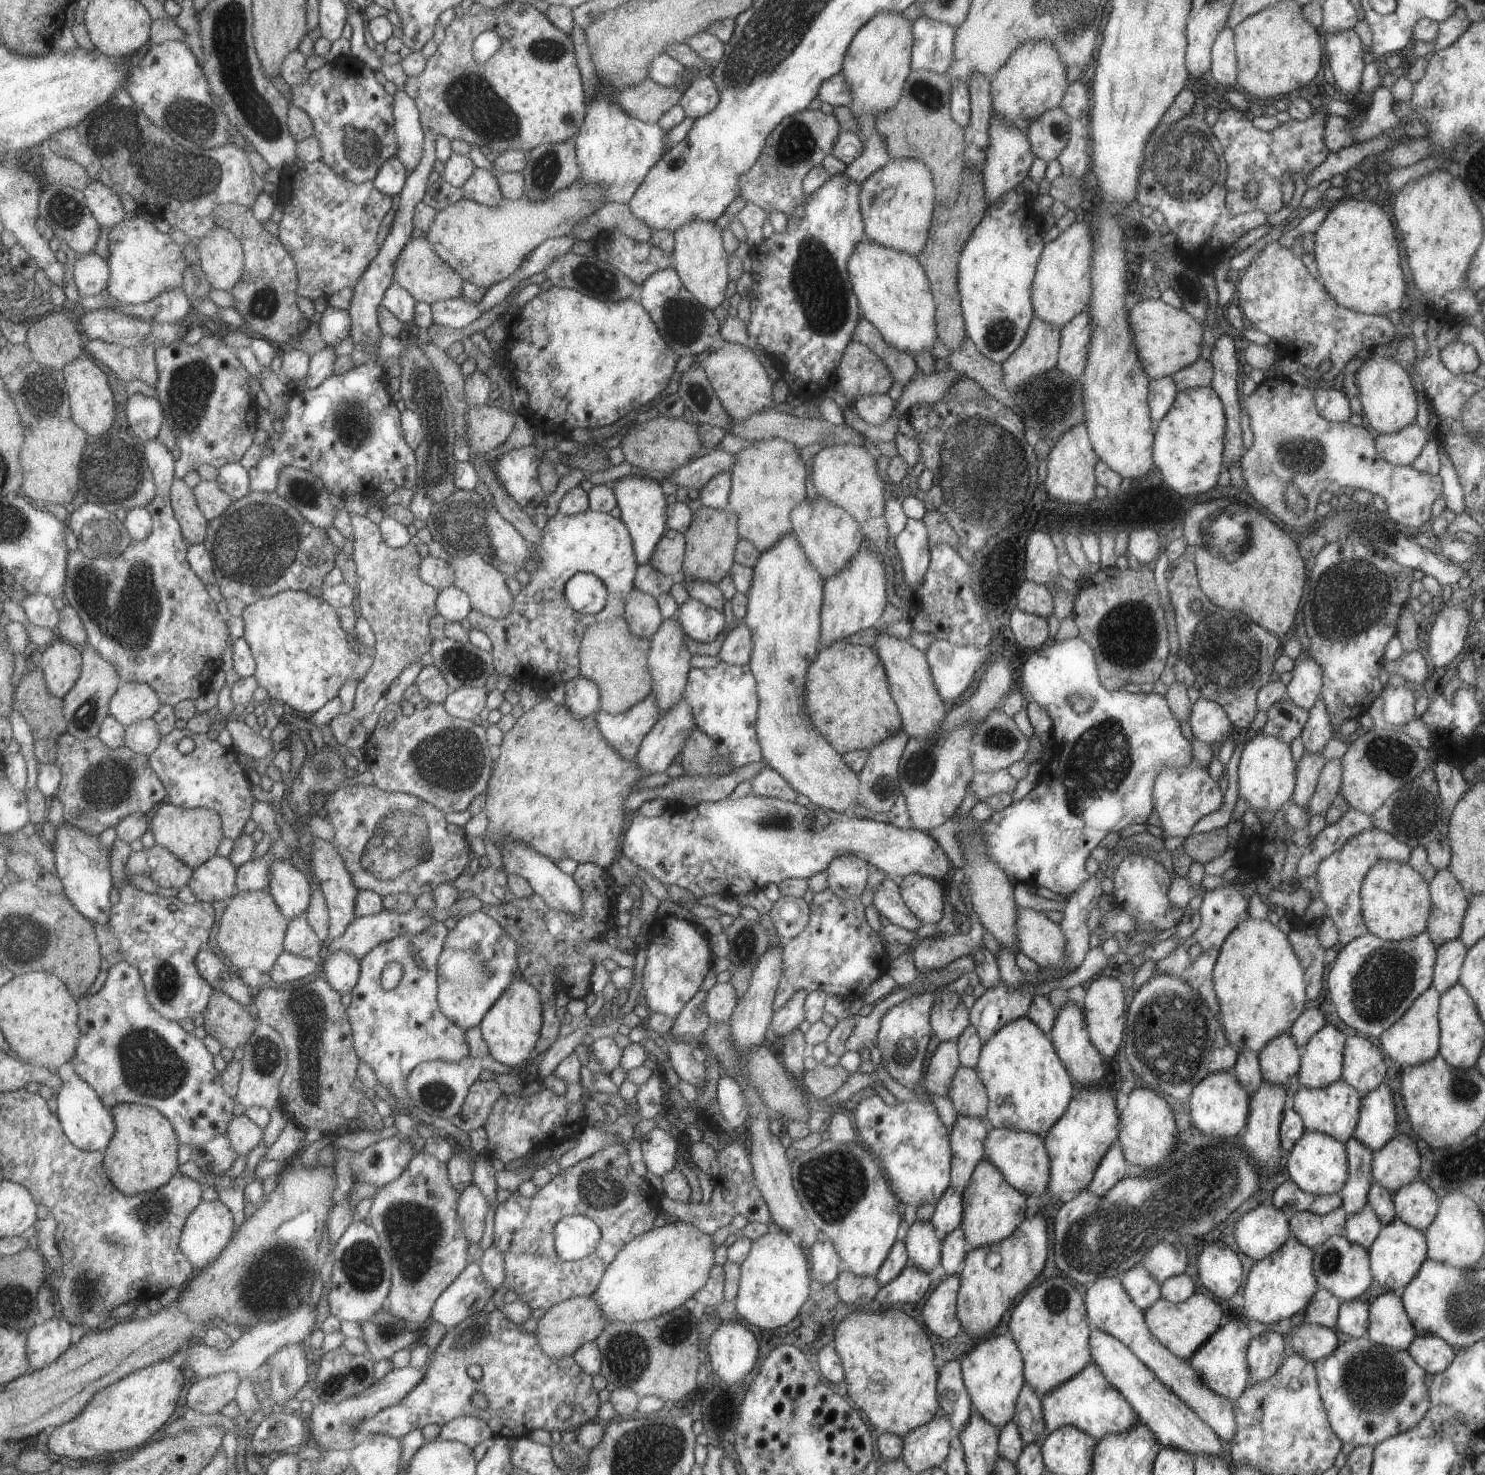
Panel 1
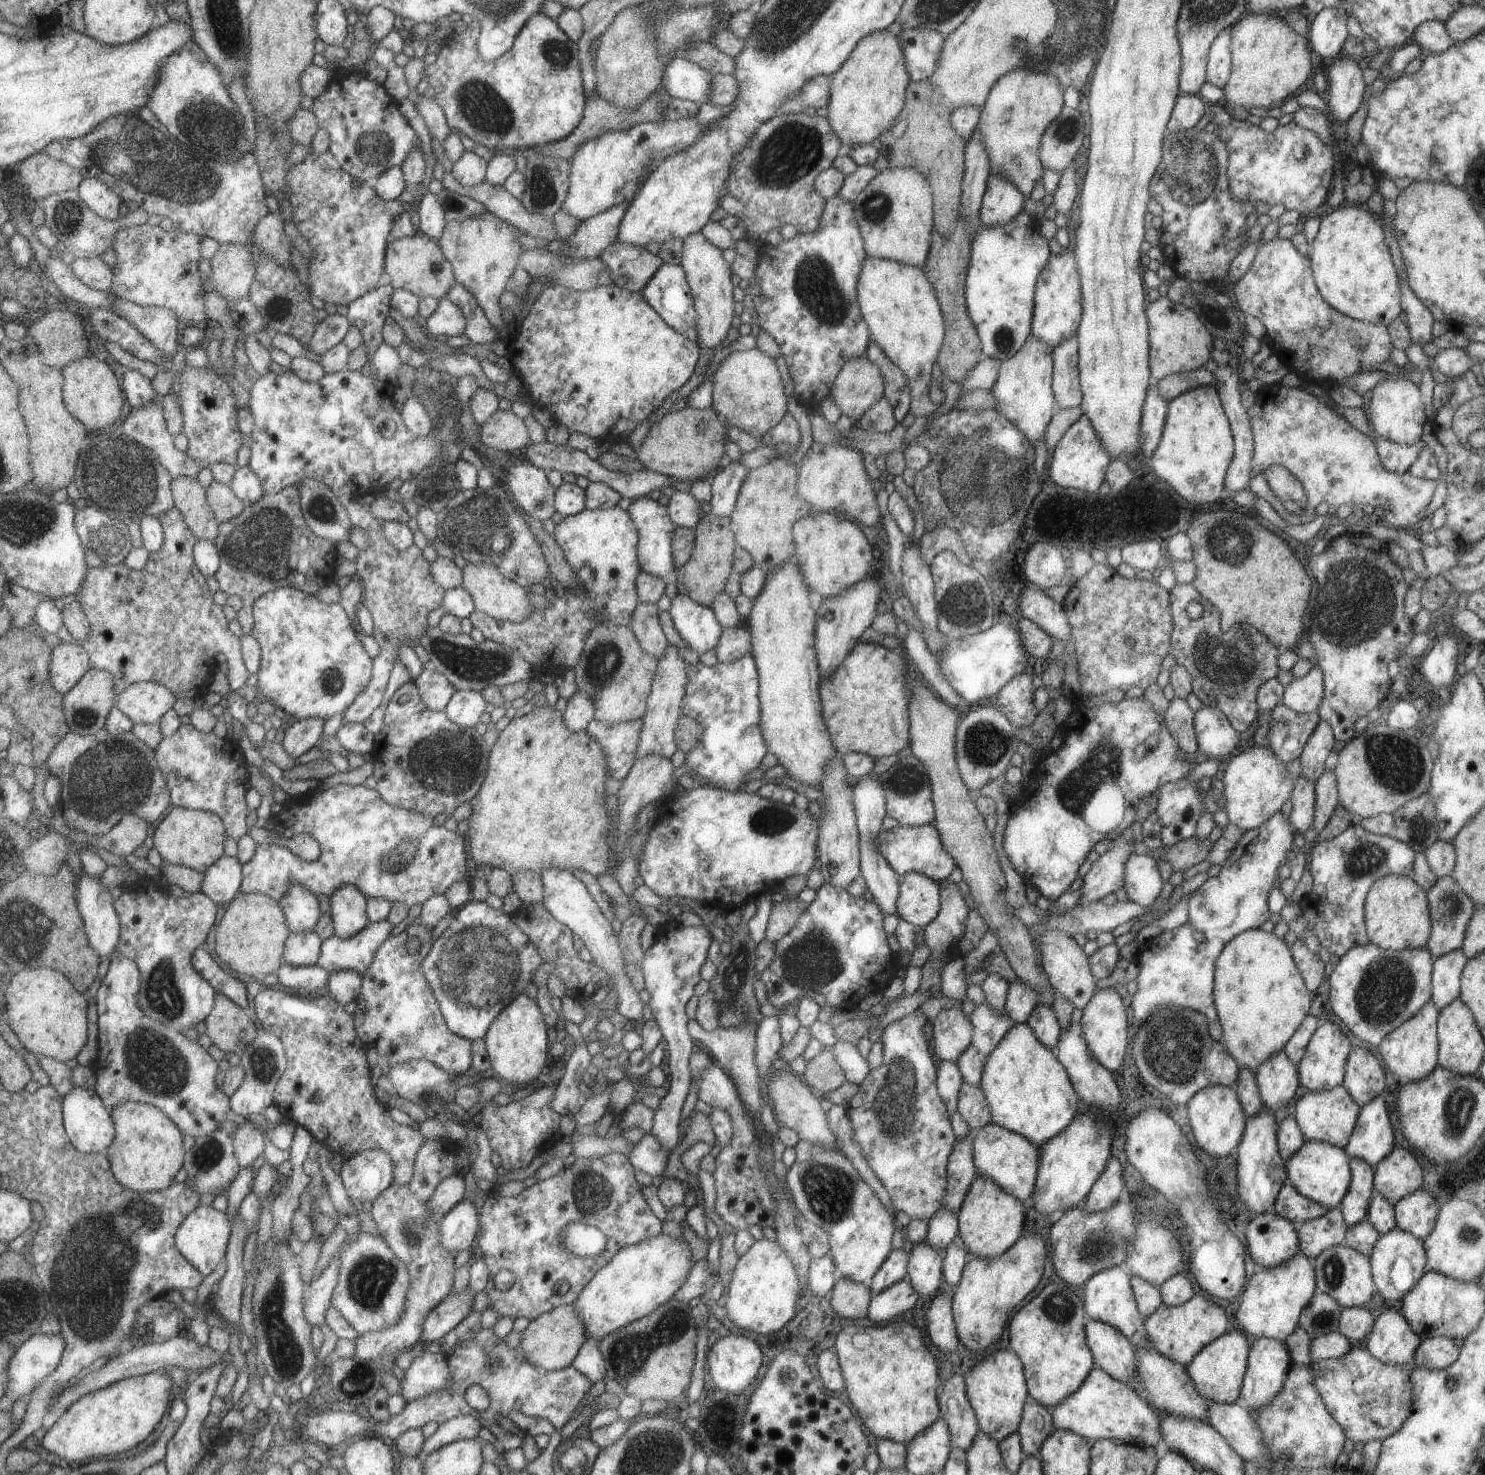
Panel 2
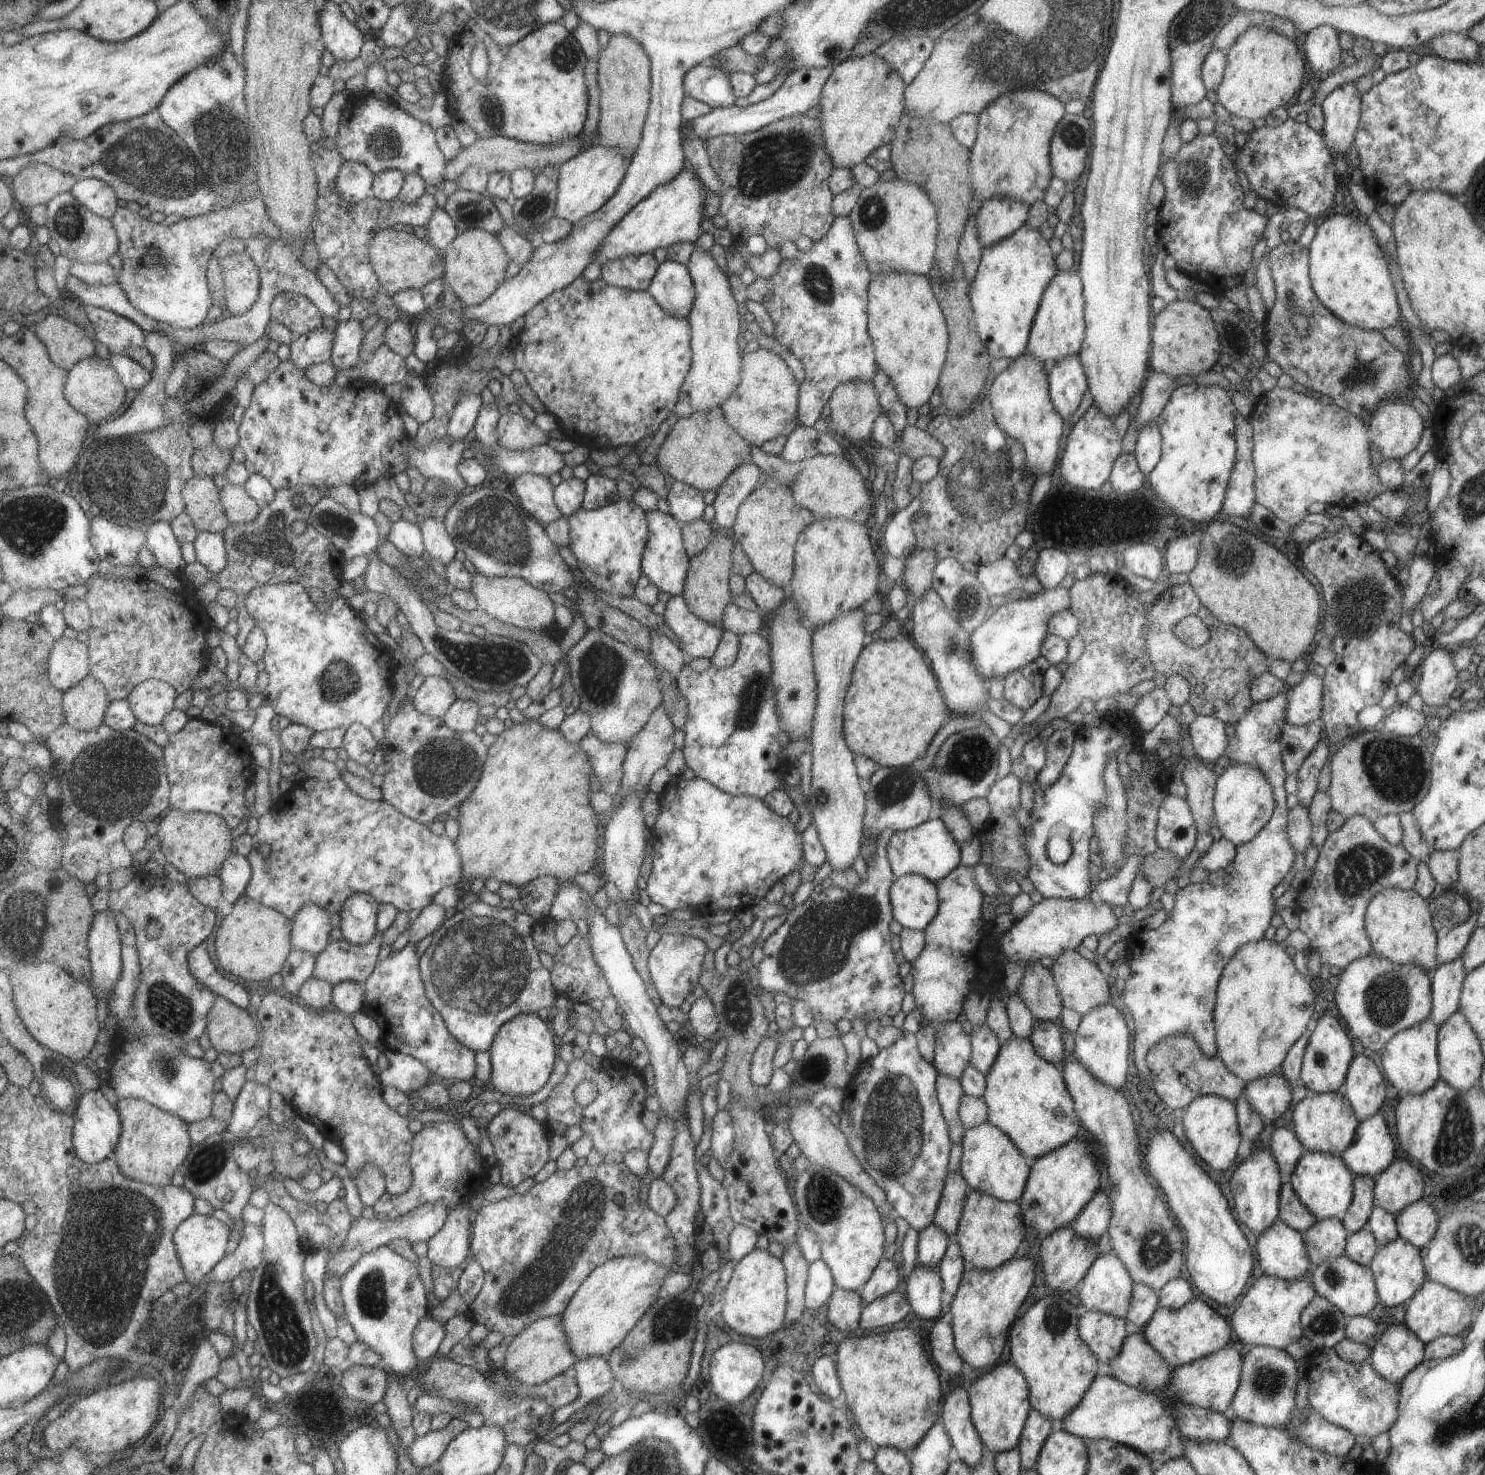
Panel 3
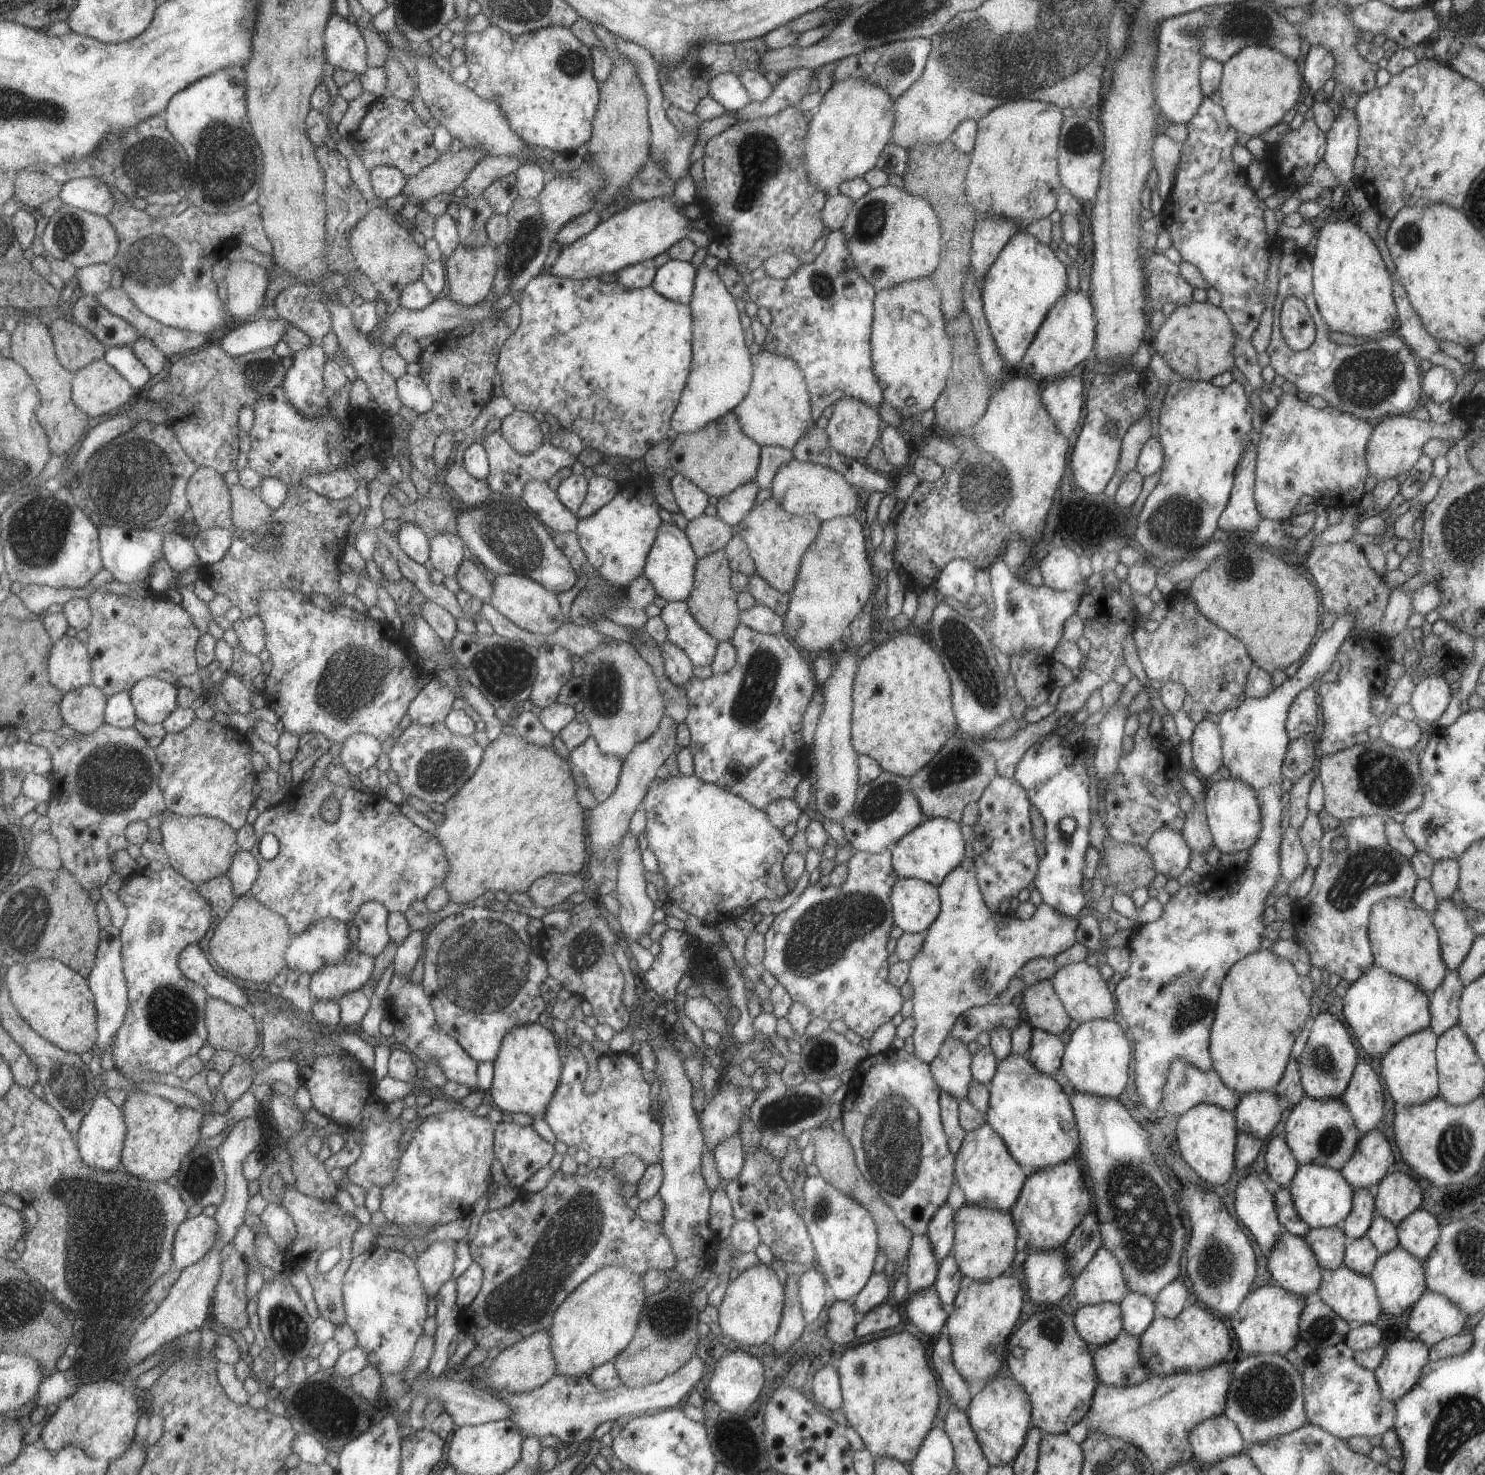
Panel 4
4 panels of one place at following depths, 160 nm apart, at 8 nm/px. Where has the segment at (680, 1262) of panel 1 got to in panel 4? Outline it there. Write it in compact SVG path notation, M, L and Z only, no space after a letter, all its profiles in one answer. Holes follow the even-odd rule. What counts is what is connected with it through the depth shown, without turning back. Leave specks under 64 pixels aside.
M624 1266L601 1267L565 1297L547 1328L557 1374L588 1375L590 1370L611 1361L627 1346L635 1334L647 1295L640 1276Z

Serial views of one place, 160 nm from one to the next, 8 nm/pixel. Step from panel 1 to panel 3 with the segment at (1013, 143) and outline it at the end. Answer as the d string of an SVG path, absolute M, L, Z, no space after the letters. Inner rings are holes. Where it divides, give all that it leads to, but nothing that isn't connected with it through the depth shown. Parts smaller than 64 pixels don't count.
M1007 198L980 201L975 212L975 234L981 248L1010 236L1026 222L1027 212L1026 204Z

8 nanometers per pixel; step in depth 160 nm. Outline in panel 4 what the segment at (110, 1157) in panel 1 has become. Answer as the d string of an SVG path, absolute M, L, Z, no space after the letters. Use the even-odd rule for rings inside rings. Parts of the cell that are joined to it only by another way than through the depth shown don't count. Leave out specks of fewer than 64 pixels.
M141 1091L128 1093L123 1106L128 1137L126 1138L122 1162L133 1176L145 1181L167 1181L183 1166L185 1158L202 1142L204 1116L195 1108L177 1106L171 1100Z

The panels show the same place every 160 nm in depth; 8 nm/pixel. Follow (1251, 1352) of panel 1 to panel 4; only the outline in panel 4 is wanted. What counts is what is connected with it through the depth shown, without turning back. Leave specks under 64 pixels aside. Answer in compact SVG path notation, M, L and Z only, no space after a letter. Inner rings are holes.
M1268 1353L1248 1355L1247 1358L1239 1360L1233 1366L1231 1374L1232 1379L1229 1383L1227 1400L1221 1414L1234 1422L1246 1447L1254 1443L1265 1443L1273 1438L1281 1437L1307 1423L1303 1401L1302 1376L1287 1362L1283 1355Z

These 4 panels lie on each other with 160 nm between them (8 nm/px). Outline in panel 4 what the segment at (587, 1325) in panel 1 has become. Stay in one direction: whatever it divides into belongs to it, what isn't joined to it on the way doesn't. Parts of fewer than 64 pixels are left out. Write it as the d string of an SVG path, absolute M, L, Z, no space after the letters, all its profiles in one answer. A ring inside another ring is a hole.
M541 1329L519 1342L499 1351L492 1364L486 1370L484 1379L473 1380L473 1386L483 1390L508 1390L510 1393L524 1393L541 1386L556 1373L556 1364L550 1349L550 1334L547 1329Z

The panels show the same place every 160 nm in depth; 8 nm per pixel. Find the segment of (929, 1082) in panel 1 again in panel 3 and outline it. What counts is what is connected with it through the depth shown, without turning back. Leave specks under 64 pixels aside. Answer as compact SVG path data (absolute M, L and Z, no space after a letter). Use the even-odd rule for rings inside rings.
M937 1074L936 1098L952 1144L960 1144L966 1130L958 1116L960 1100L964 1093L957 1078Z

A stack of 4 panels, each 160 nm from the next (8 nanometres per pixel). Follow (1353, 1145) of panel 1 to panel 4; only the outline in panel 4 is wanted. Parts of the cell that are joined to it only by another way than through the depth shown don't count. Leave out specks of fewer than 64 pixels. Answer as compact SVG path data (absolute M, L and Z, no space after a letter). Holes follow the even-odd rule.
M1355 1189L1351 1210L1337 1225L1349 1240L1360 1238L1367 1233L1375 1210L1374 1197L1369 1189Z

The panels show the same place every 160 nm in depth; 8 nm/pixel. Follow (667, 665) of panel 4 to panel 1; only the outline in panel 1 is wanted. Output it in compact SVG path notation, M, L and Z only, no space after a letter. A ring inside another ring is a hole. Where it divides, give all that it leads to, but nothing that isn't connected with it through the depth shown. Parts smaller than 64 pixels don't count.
M634 586L626 594L622 616L635 636L647 640L650 640L662 621L656 600Z

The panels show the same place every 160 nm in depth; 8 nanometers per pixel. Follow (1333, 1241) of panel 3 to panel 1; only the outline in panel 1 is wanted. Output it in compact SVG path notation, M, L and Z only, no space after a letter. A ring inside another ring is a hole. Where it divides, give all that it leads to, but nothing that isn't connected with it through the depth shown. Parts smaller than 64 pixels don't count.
M1342 1207L1334 1208L1322 1215L1299 1211L1288 1217L1288 1227L1290 1234L1299 1242L1313 1248L1325 1242L1330 1236L1343 1235L1347 1217Z

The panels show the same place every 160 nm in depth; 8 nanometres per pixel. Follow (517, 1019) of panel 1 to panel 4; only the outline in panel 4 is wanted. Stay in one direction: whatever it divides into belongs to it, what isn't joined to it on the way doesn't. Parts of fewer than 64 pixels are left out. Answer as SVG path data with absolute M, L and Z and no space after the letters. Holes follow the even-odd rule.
M538 1022L514 1027L504 1035L496 1058L492 1061L493 1079L489 1094L494 1108L533 1118L544 1116L545 1106L548 1106L556 1090L562 1068L555 1039L550 1027L541 1026Z

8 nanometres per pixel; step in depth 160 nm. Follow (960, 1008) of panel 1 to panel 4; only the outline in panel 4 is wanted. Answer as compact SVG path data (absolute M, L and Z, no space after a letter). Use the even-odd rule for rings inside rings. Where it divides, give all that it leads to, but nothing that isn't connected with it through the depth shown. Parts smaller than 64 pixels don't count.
M948 1035L937 1056L928 1064L940 1091L953 1096L958 1102L966 1097L967 1088L973 1080L970 1070L971 1058L967 1046Z

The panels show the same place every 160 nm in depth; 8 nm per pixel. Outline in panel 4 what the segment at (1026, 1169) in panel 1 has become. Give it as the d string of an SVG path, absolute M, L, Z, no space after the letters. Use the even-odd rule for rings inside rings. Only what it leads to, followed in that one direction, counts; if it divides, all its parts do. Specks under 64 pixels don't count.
M986 1122L976 1130L965 1132L961 1147L954 1155L954 1180L961 1187L966 1203L969 1205L984 1206L987 1209L1010 1210L1019 1198L1026 1175L1027 1171L1012 1158L1002 1139Z

